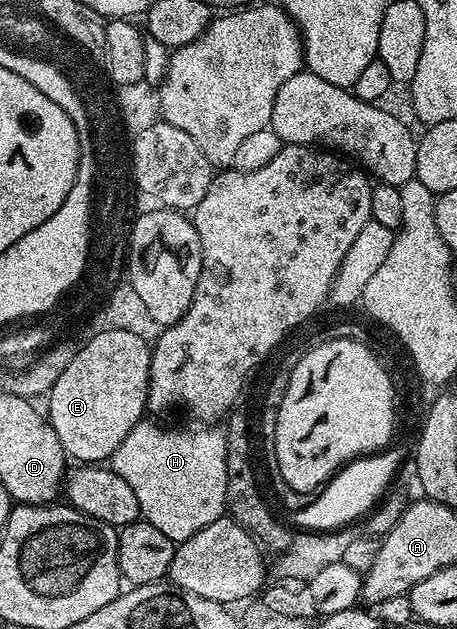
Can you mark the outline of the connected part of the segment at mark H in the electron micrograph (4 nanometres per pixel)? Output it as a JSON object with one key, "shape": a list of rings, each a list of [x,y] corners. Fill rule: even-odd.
{"shape":[[[141,421],[134,425],[134,429],[130,433],[126,433],[126,441],[122,441],[122,445],[118,445],[118,449],[112,454],[110,460],[111,470],[118,473],[118,477],[122,477],[122,481],[126,481],[126,485],[130,485],[130,489],[134,489],[134,497],[140,506],[140,513],[143,522],[154,525],[154,529],[159,529],[161,533],[166,533],[166,537],[170,537],[178,545],[185,543],[190,537],[194,537],[194,533],[198,533],[198,529],[206,529],[206,525],[213,523],[215,519],[221,518],[226,511],[226,457],[228,456],[228,437],[223,430],[220,429],[196,429],[200,431],[163,431],[156,423],[148,423],[149,421]]]}

